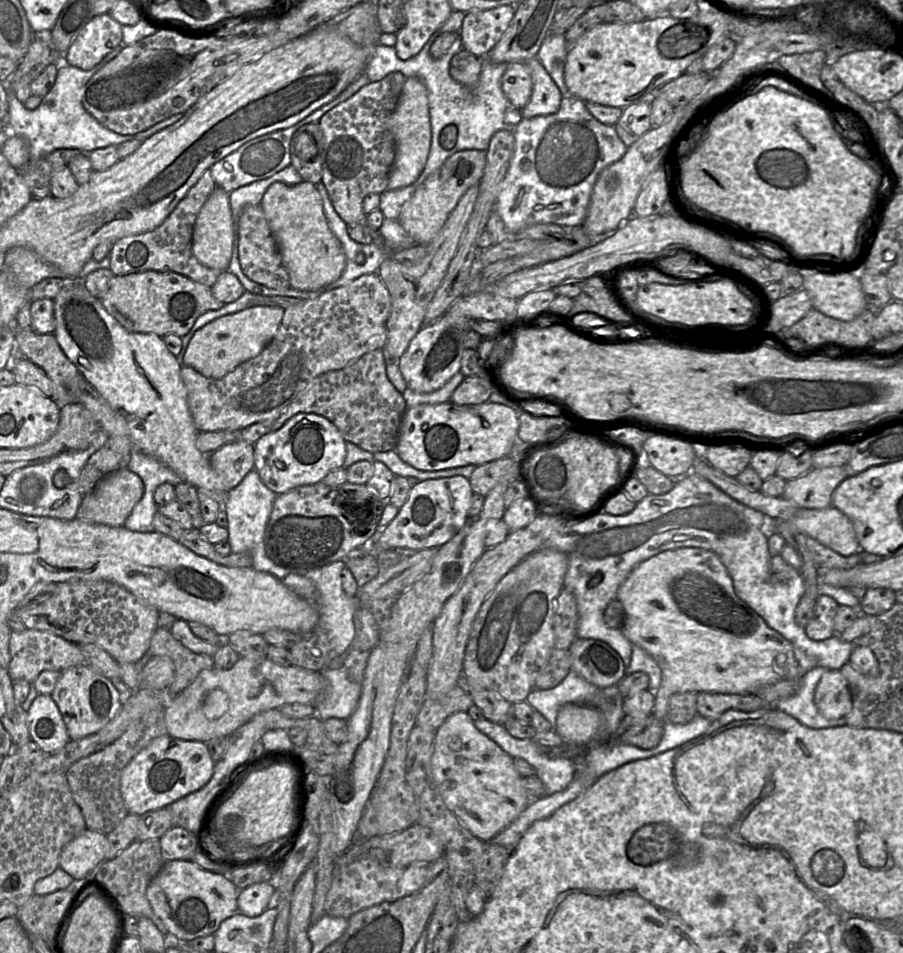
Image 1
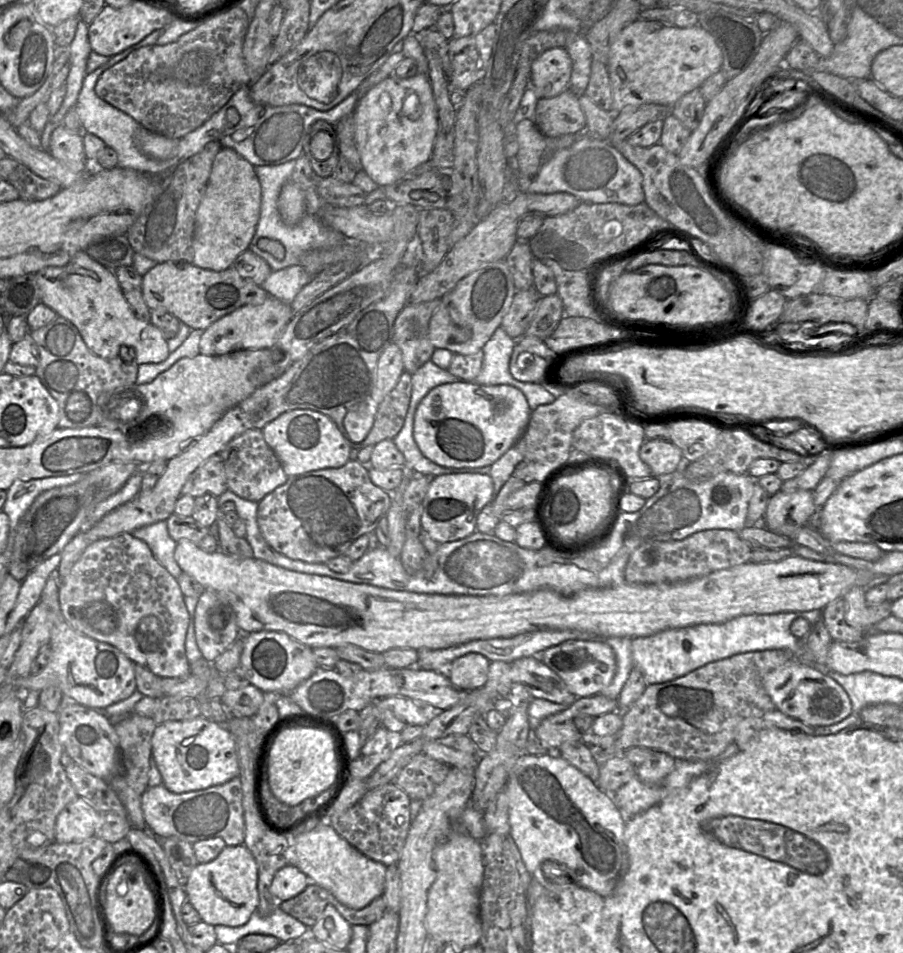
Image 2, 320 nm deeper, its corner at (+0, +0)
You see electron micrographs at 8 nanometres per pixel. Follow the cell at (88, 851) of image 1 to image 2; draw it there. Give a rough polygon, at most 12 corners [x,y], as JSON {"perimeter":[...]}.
{"perimeter":[[77,797],[57,816],[55,842],[82,842],[102,814]]}

